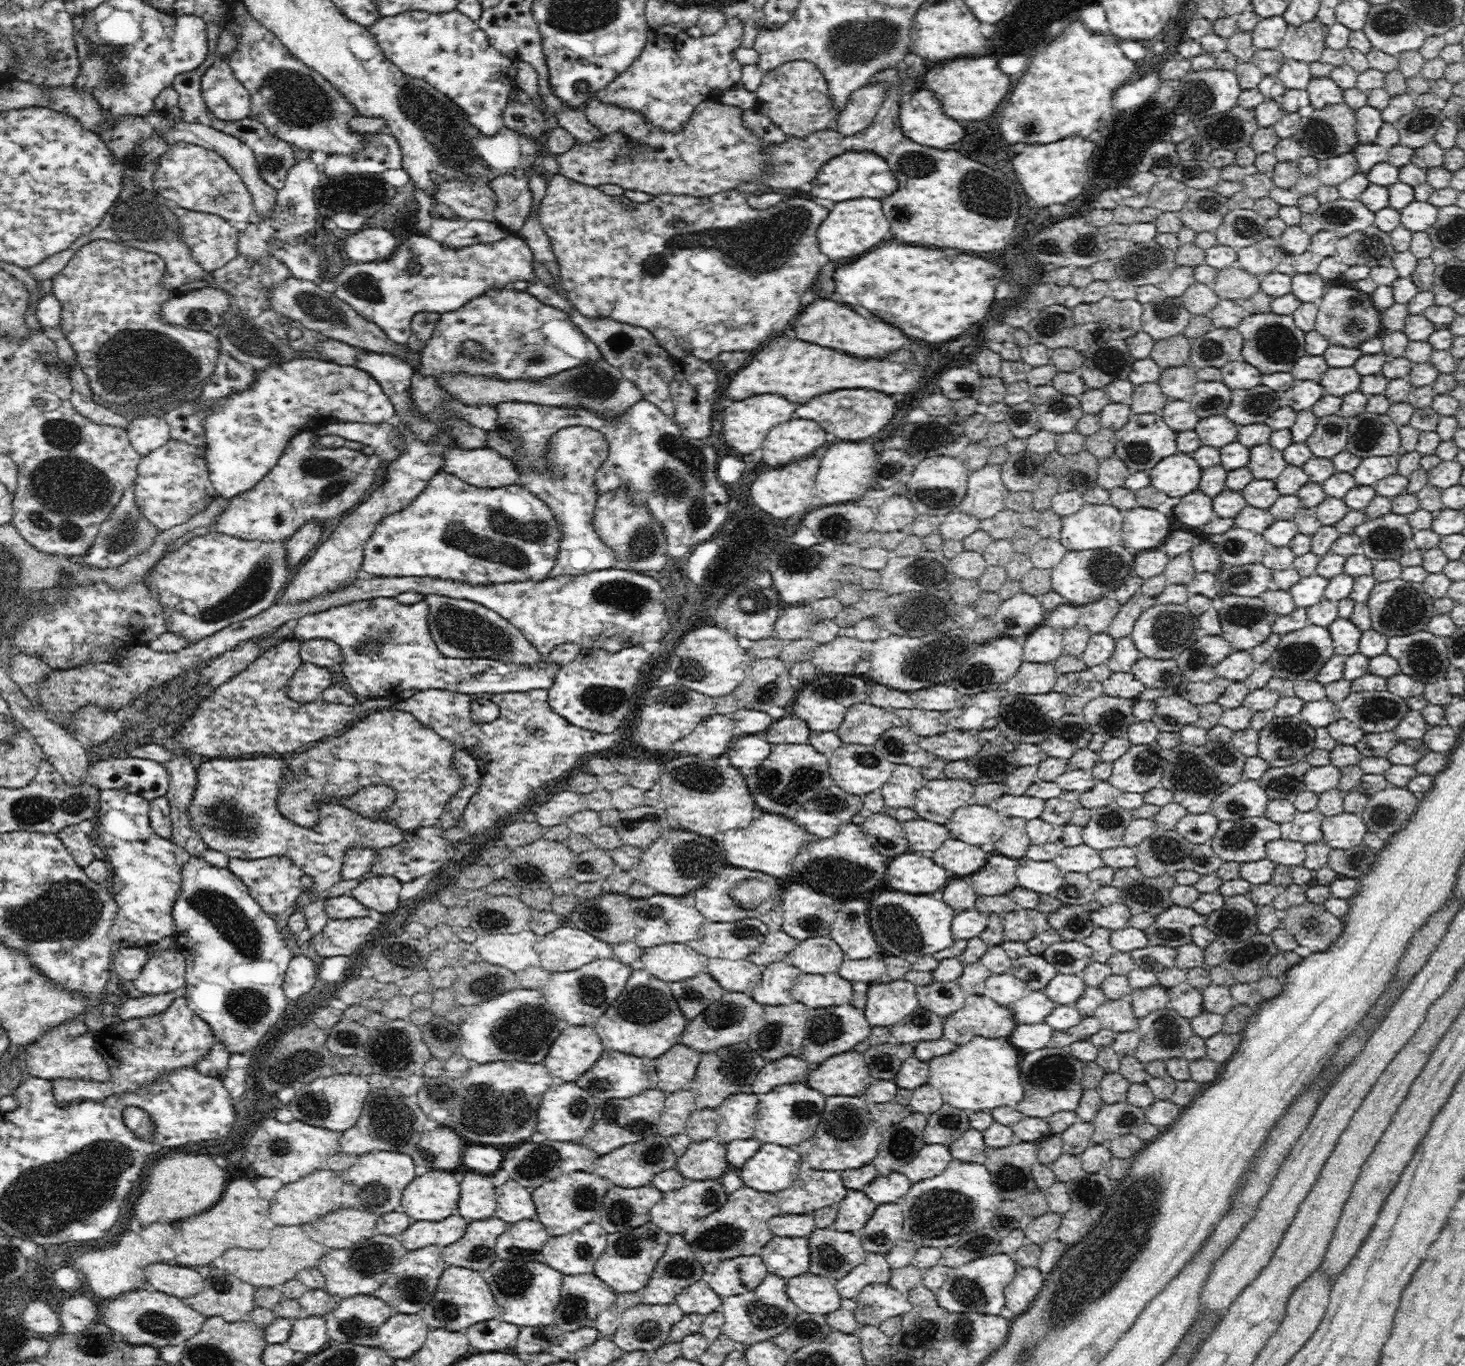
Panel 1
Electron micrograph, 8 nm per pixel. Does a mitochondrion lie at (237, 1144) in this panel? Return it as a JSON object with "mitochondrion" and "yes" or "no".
{"mitochondrion":"no"}

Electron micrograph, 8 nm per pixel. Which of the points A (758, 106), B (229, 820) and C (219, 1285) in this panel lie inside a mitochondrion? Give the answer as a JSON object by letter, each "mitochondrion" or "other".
{"A":"other","B":"mitochondrion","C":"mitochondrion"}

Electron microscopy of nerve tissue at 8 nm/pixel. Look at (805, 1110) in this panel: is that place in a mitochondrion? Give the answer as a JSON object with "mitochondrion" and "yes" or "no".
{"mitochondrion":"yes"}

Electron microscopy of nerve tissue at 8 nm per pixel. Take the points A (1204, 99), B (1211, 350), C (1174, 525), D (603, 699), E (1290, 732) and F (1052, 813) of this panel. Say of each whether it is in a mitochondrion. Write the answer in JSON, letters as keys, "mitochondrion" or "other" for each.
{"A":"mitochondrion","B":"mitochondrion","C":"other","D":"mitochondrion","E":"mitochondrion","F":"other"}

